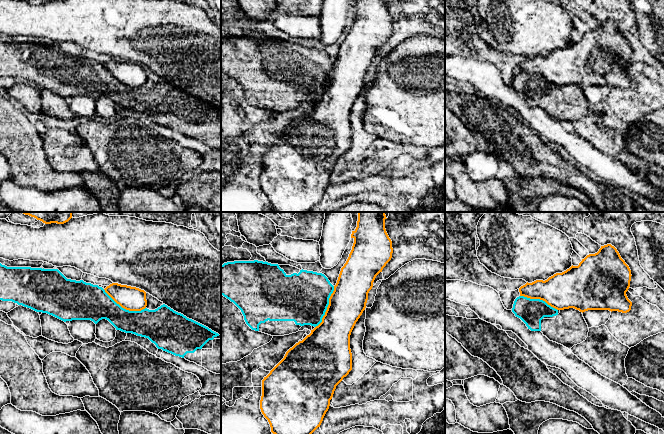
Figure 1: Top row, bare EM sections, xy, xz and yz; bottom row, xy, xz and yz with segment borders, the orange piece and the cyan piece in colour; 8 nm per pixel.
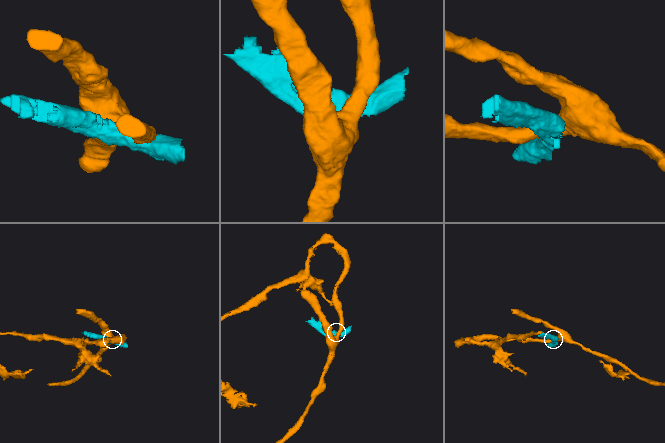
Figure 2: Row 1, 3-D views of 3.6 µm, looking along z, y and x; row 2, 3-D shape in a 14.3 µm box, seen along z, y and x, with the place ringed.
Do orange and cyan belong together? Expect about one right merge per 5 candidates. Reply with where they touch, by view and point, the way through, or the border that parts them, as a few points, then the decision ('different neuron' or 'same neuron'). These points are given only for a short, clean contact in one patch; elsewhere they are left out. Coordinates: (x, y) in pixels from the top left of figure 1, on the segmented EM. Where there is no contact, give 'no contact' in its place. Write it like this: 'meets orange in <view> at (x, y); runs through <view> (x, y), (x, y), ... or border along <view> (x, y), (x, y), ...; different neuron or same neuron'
meets orange in xy at (124, 308); different neuron

